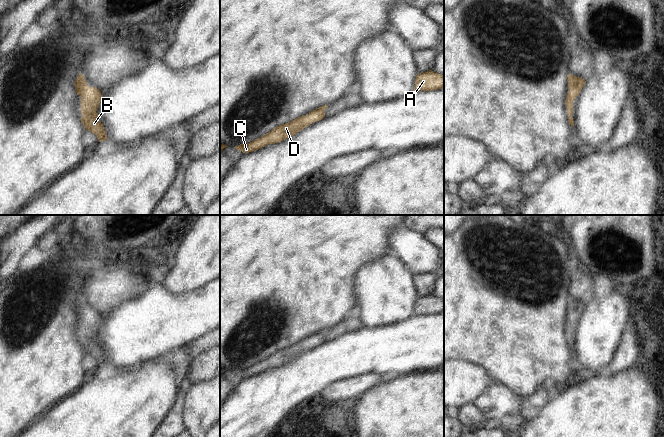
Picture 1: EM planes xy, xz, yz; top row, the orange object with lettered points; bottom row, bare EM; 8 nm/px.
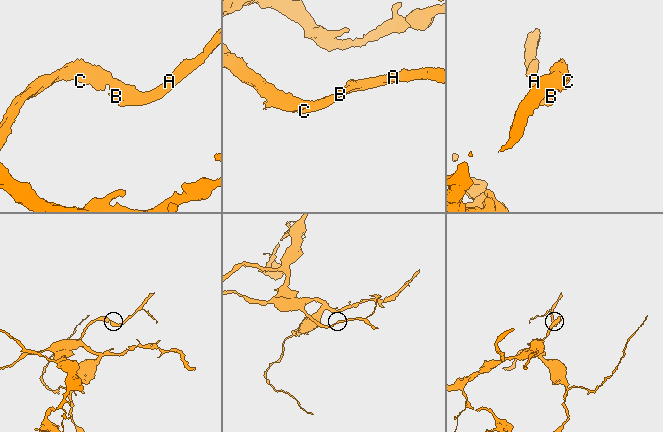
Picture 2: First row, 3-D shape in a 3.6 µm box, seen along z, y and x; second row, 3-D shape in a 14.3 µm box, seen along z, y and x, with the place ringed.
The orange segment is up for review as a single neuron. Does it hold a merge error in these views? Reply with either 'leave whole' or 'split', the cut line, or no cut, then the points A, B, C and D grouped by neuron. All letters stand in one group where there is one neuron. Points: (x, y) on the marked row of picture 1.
leave whole; cut none; groups A B C D

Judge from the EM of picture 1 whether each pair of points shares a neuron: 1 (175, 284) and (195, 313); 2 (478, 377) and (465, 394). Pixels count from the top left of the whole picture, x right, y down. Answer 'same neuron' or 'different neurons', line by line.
1: different neurons
2: same neuron

